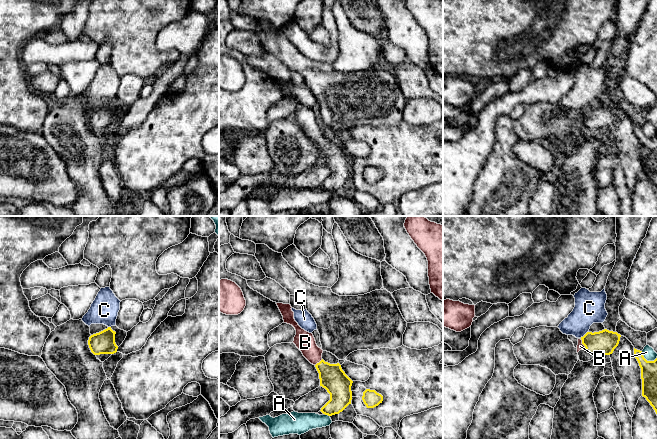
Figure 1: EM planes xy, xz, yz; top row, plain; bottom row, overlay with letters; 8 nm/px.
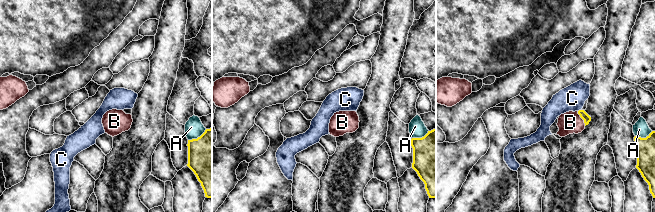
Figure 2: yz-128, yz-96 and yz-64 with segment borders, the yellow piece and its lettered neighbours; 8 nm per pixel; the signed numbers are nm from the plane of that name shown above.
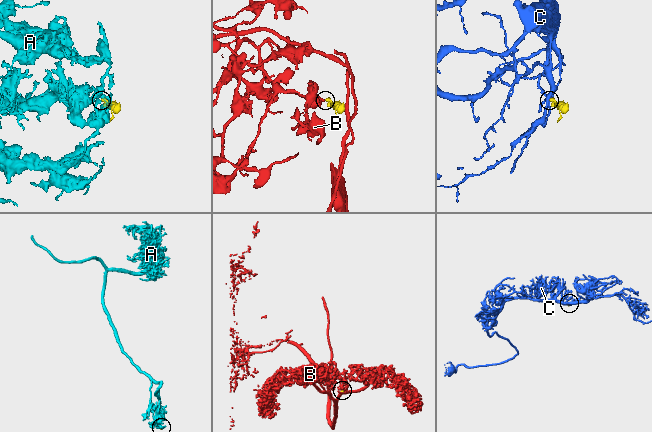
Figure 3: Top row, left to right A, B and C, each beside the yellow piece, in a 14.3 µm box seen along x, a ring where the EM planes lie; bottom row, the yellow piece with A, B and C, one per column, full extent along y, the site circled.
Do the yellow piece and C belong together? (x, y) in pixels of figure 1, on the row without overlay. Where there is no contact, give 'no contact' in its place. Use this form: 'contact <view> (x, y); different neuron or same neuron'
contact yz (584, 111); different neuron

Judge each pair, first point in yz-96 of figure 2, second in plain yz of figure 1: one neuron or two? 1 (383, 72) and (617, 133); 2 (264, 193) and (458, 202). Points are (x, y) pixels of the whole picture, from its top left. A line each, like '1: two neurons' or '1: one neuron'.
1: two neurons
2: two neurons

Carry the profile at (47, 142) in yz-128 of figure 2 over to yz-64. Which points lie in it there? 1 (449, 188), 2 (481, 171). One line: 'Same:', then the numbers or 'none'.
Same: 1

